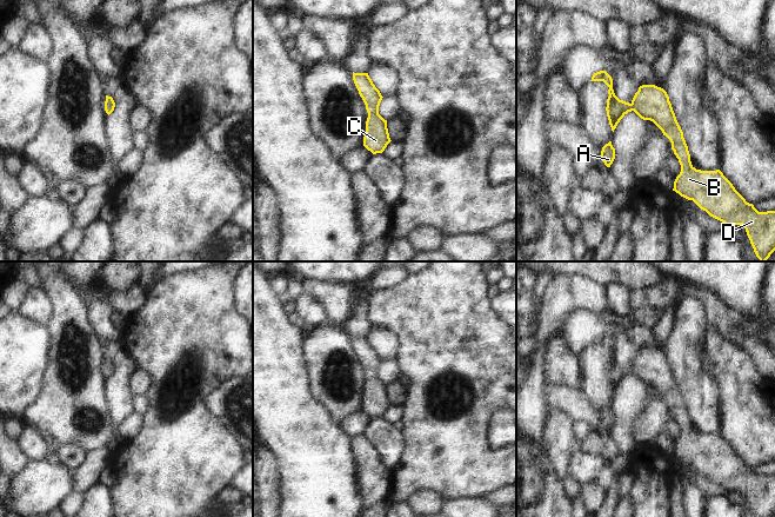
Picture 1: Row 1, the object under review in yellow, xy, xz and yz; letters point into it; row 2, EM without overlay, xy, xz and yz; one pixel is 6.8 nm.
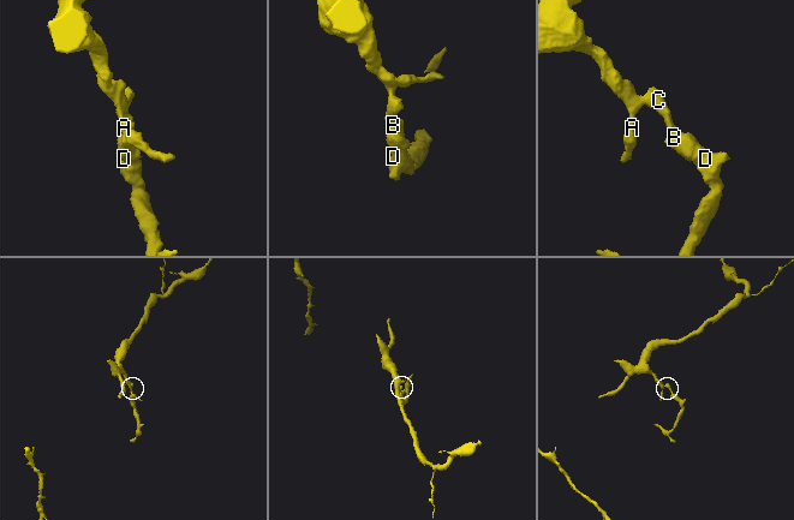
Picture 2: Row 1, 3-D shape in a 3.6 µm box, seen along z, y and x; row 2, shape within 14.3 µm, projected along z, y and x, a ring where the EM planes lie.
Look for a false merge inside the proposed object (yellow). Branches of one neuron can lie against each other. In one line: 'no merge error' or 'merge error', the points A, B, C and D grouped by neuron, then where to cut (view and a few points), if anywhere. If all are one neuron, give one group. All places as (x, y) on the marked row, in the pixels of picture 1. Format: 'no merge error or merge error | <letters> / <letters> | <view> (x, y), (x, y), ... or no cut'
no merge error | A B C D | no cut

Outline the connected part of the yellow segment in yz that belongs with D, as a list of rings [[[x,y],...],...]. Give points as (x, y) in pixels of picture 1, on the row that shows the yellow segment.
[[[606,71],[594,73],[590,81],[603,81],[609,87],[606,111],[612,131],[632,111],[641,119],[653,121],[670,140],[672,150],[681,165],[673,191],[693,200],[728,227],[742,225],[756,257],[760,261],[766,261],[775,251],[775,211],[759,212],[720,170],[701,171],[692,165],[683,132],[667,92],[655,85],[642,85],[629,104],[615,95],[613,79]]]

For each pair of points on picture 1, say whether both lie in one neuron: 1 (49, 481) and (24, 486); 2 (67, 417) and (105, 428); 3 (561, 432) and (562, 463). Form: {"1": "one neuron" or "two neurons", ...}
{"1": "one neuron", "2": "one neuron", "3": "one neuron"}

